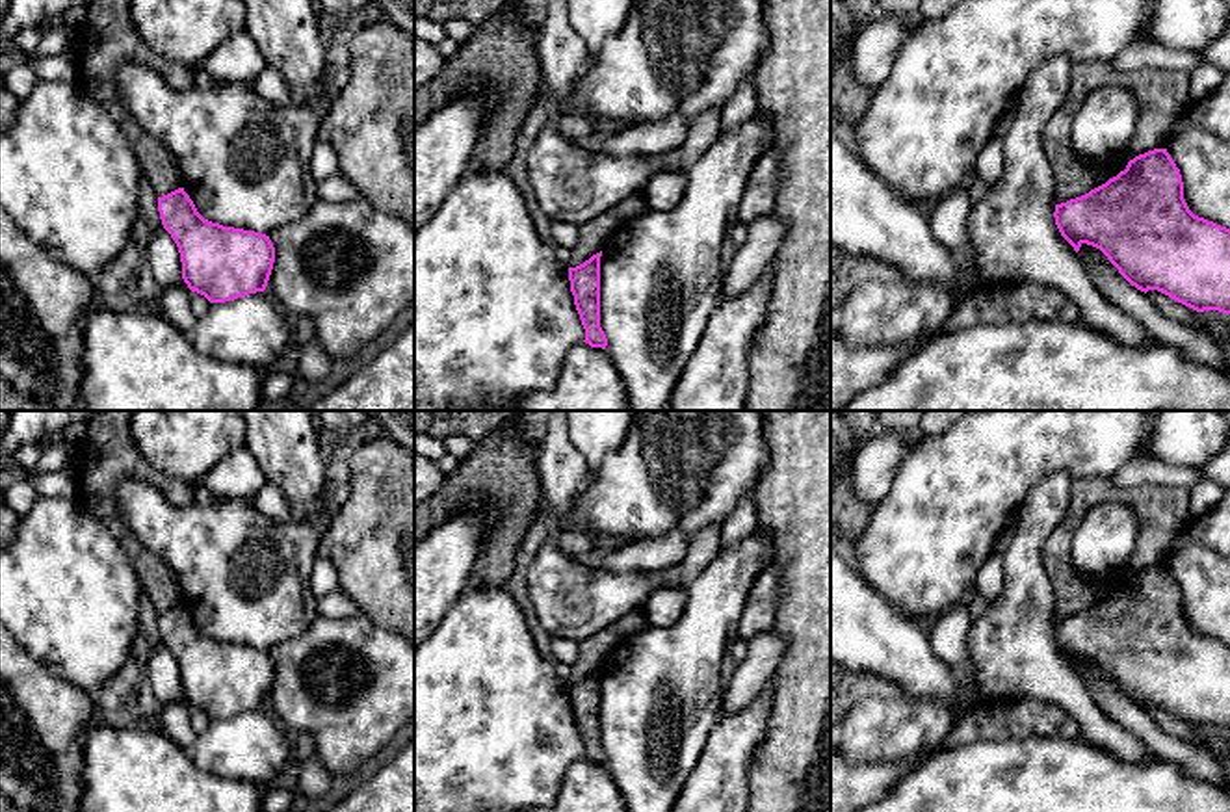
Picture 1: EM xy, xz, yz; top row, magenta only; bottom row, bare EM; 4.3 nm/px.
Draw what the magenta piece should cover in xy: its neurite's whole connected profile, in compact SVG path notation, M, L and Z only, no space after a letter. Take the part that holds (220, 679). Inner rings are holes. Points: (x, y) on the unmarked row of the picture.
M184 604L158 613L158 628L164 645L178 663L182 695L191 708L204 712L210 719L225 719L266 706L275 678L269 652L204 635Z

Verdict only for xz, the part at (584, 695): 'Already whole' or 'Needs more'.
Already whole

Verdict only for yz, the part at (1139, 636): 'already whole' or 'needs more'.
already whole

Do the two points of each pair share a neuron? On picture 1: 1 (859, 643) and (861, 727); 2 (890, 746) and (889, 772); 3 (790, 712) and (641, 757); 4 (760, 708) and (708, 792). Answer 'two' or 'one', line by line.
1: two
2: two
3: two
4: one

